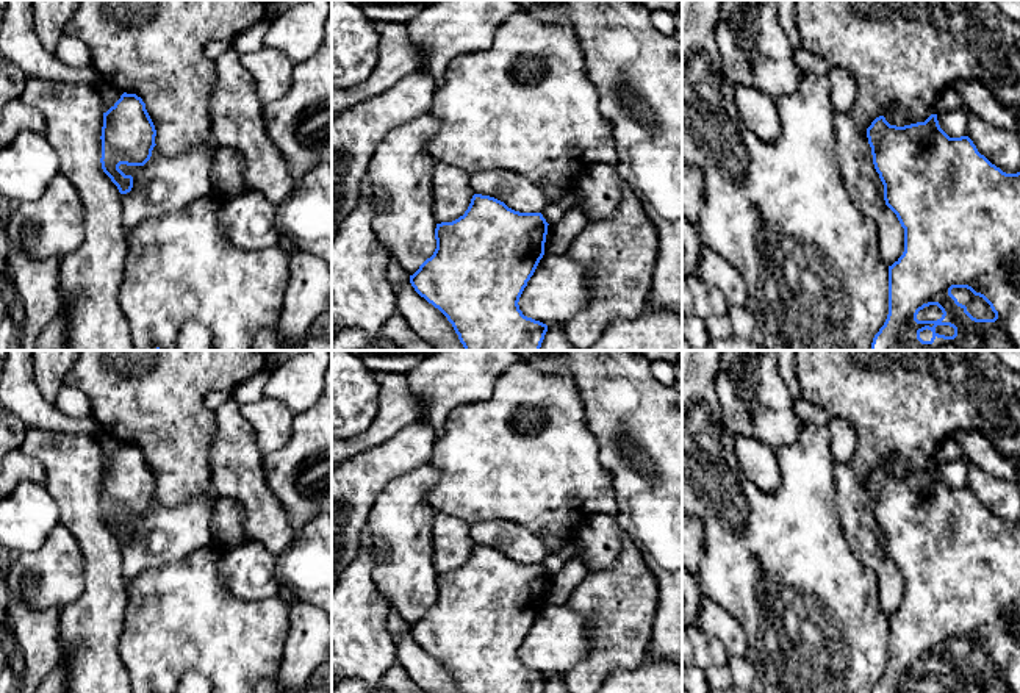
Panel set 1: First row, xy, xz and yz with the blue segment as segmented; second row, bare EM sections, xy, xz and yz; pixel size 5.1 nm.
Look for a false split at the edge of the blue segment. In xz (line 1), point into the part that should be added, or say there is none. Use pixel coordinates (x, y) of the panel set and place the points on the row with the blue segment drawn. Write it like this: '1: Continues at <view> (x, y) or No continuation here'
1: No continuation here

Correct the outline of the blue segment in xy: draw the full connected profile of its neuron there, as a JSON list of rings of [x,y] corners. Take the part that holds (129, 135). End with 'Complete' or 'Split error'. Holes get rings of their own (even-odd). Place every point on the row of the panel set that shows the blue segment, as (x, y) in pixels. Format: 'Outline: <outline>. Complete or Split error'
Outline: [[[124,92],[120,99],[103,113],[102,127],[102,169],[117,186],[120,194],[133,188],[133,177],[125,175],[119,166],[144,166],[155,144],[156,130],[136,94]]]. Complete

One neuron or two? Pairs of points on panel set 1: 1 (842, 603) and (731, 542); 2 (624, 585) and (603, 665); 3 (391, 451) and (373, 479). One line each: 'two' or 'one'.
1: one
2: one
3: one

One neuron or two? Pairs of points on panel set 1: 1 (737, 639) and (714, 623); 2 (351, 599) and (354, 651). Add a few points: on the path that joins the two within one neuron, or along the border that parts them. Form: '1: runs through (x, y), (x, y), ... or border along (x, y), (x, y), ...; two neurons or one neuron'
1: runs through (731, 634), (720, 624); one neuron
2: runs through (351, 612), (351, 639); one neuron

